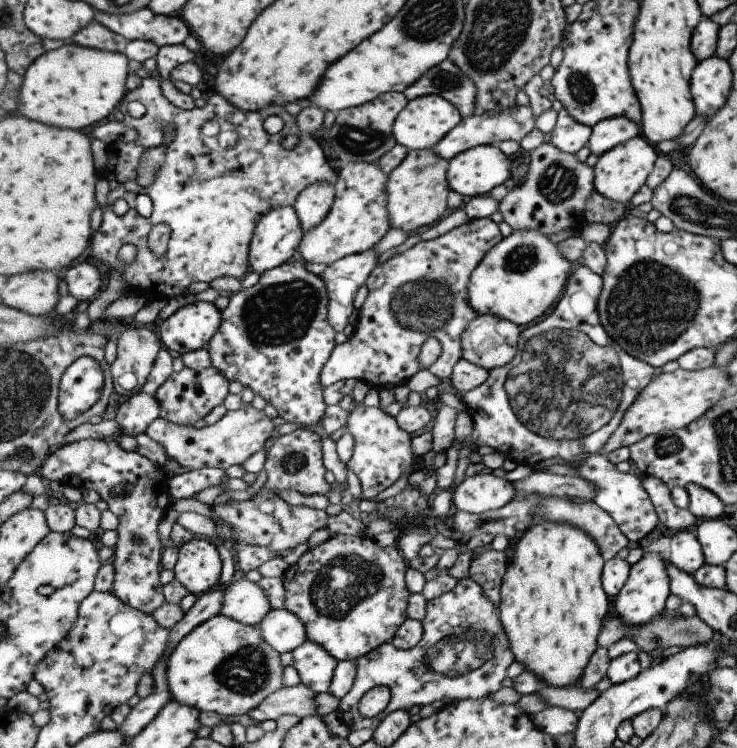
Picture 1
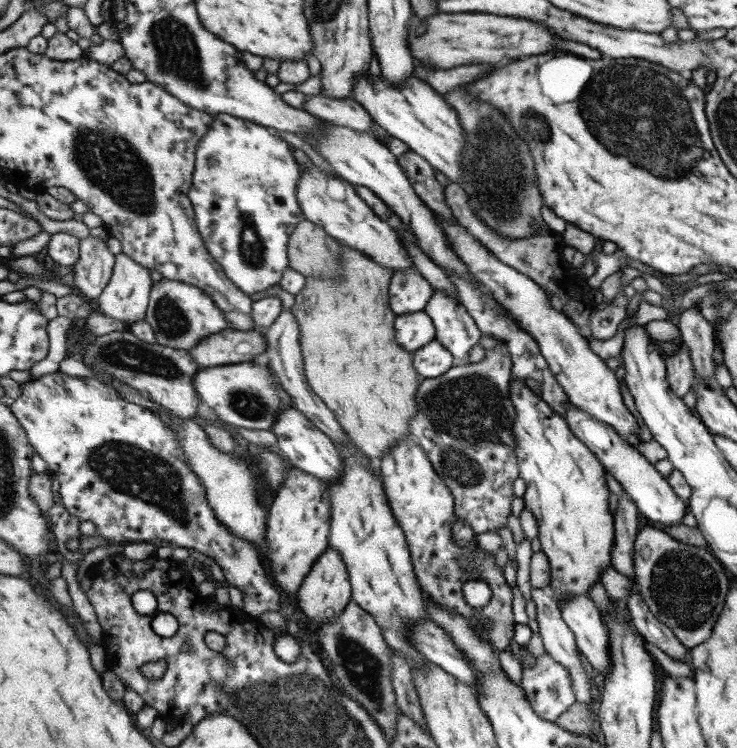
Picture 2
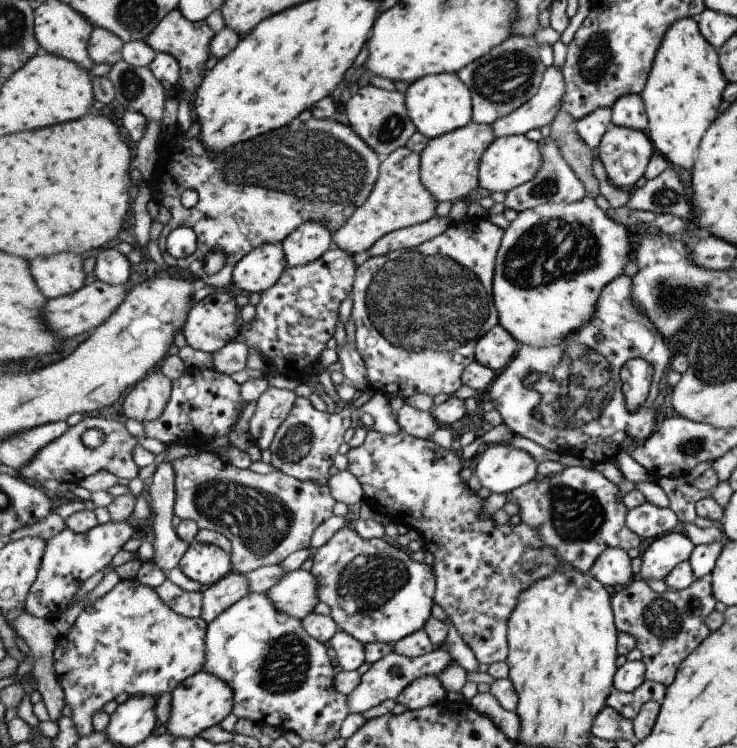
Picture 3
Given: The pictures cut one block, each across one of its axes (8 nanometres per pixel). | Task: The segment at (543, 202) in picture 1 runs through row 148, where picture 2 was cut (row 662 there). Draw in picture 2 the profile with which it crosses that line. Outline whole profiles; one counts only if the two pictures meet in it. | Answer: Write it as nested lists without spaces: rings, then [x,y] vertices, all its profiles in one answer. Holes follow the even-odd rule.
[[[547,652],[540,654],[532,667],[523,670],[521,682],[541,718],[555,723],[576,704],[570,670]]]

